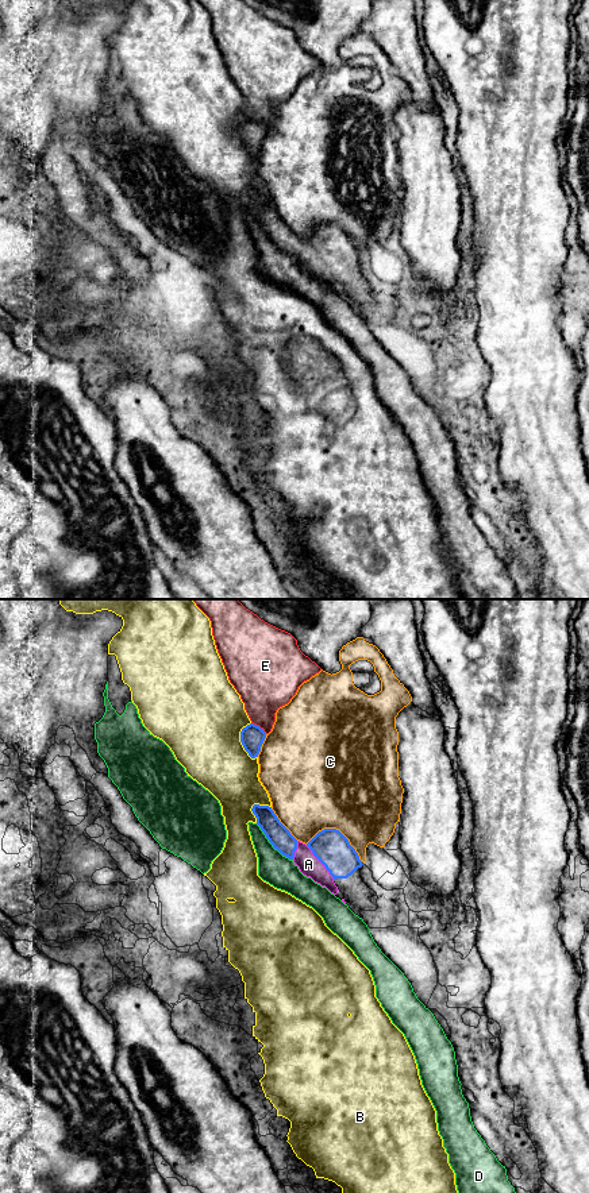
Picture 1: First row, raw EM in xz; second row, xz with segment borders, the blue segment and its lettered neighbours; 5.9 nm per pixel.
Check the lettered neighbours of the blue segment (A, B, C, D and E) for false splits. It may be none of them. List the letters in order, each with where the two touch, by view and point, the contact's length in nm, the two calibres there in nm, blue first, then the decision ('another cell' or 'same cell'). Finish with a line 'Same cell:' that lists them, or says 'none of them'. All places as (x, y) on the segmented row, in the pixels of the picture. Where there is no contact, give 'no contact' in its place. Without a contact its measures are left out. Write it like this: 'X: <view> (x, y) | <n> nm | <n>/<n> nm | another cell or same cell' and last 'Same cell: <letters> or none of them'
A: xz (320, 861) | 260 nm | 220/120 nm | same cell
B: xz (241, 741) | 220 nm | 140/460 nm | another cell
C: xz (338, 830) | 360 nm | 220/500 nm | another cell
D: xz (272, 844) | 320 nm | 140/190 nm | another cell
E: xz (258, 726) | 120 nm | 140/320 nm | another cell
Same cell: A

